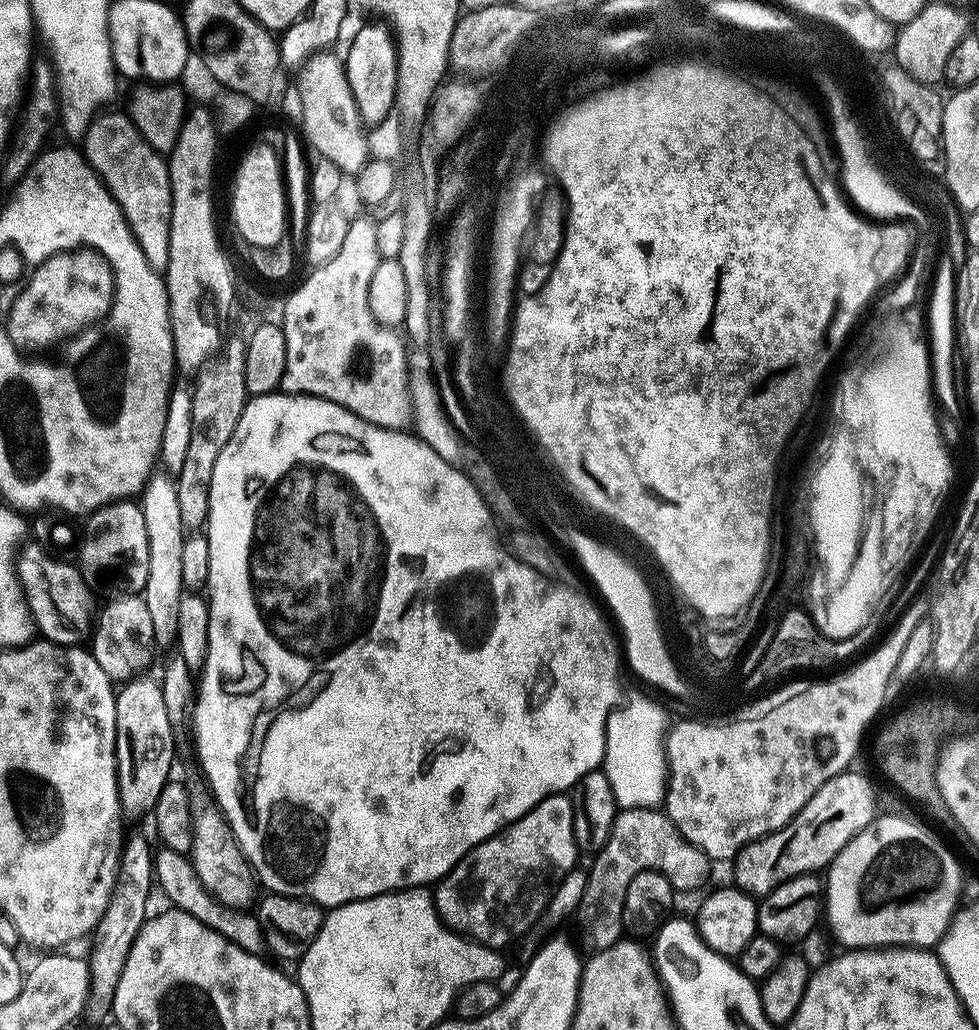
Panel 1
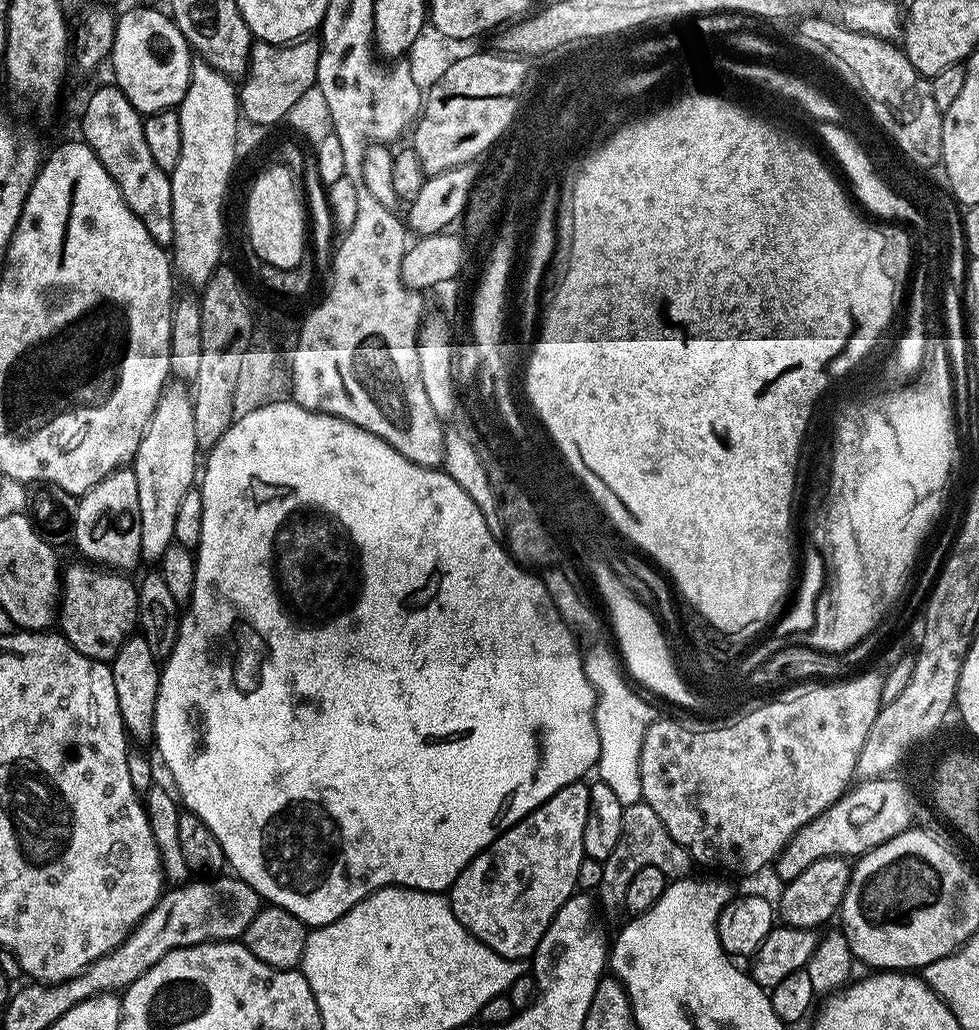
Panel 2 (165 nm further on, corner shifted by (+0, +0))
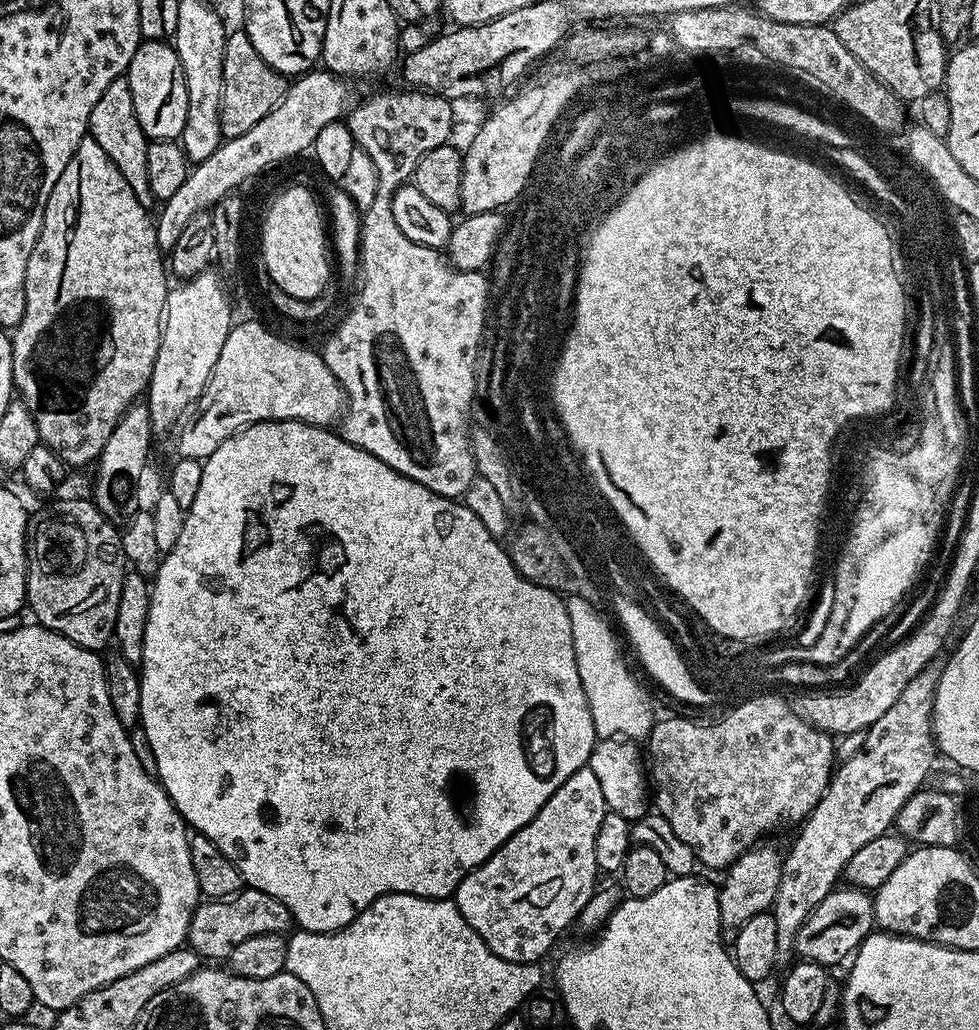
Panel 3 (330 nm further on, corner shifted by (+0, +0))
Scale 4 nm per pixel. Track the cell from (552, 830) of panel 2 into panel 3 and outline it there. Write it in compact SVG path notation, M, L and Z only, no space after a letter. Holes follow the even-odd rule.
M587 766L579 768L562 782L560 789L544 803L529 824L517 830L489 860L462 878L454 893L458 910L498 958L519 964L543 961L543 956L555 946L556 939L579 921L582 906L586 906L598 890L594 841L598 838L598 826L602 826L605 811L597 775Z

